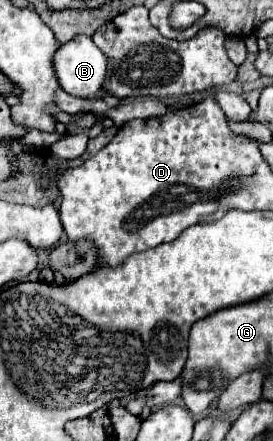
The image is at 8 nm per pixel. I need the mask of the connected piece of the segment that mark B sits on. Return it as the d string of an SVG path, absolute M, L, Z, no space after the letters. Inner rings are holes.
M79 36L59 46L55 54L55 72L67 94L95 98L101 94L107 78L107 56L89 36Z

